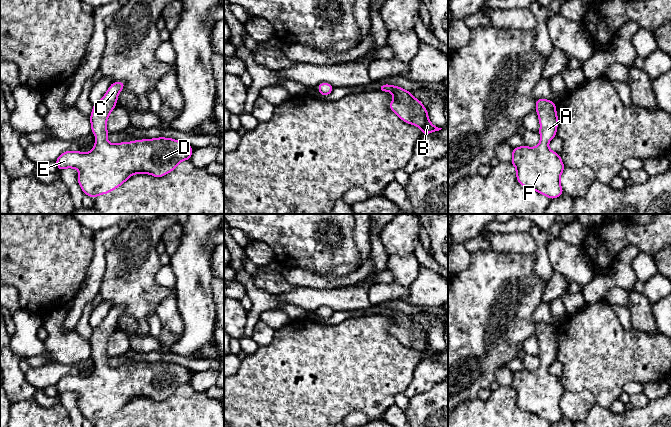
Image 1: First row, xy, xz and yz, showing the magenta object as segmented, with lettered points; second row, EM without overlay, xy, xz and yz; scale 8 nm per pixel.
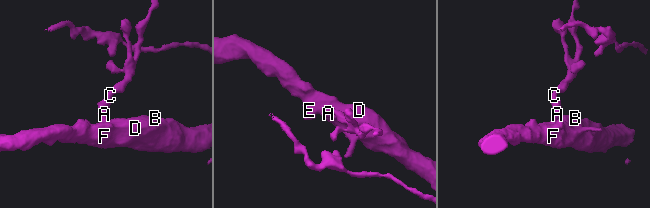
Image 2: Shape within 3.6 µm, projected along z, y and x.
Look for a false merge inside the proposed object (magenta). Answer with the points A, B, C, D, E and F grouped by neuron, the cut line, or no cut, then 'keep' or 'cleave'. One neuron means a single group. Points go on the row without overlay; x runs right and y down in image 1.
groups A B C D E F; cut none; keep

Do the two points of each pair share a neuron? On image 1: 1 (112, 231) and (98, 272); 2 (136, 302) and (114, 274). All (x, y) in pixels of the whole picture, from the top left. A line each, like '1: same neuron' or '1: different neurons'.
1: same neuron
2: same neuron

